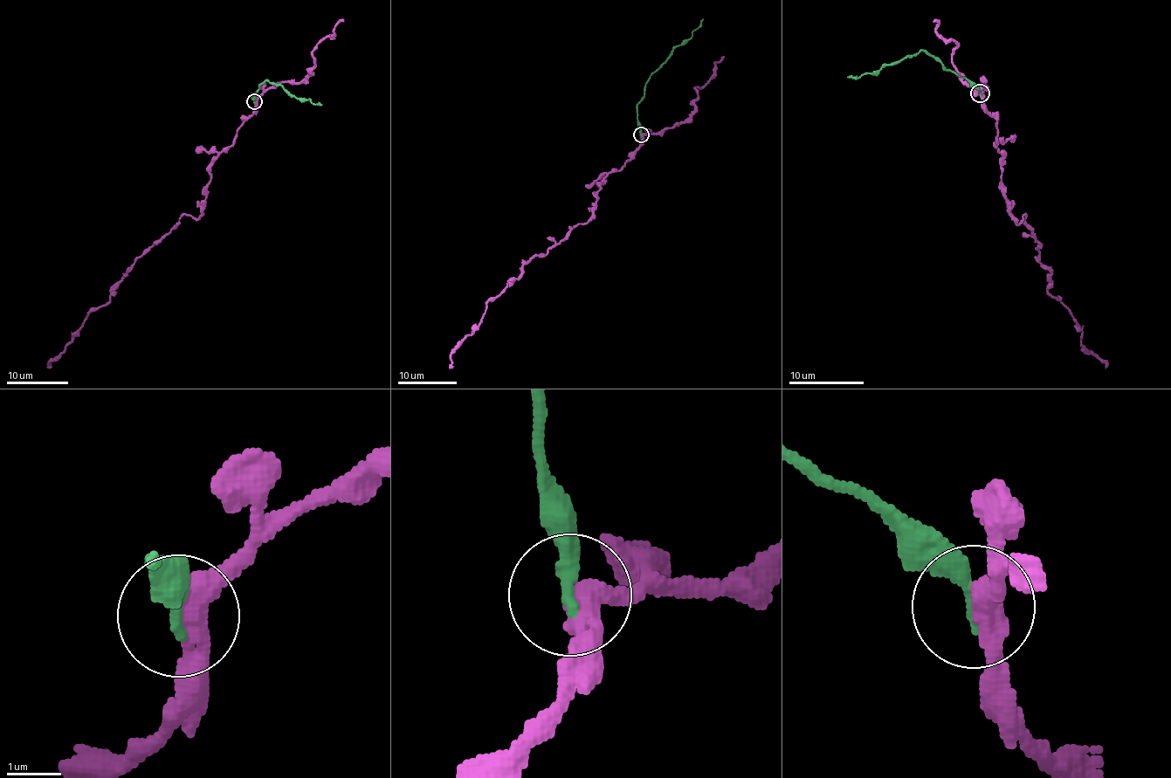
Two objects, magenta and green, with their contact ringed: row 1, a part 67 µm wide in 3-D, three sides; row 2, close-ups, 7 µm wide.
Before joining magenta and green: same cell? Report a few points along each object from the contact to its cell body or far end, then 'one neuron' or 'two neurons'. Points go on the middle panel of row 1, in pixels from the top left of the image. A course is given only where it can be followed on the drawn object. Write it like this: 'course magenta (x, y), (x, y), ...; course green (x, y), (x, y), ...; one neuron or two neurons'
course magenta (641, 134), (625, 166), (602, 182), (590, 216), (492, 298), (449, 368); course green (641, 134), (637, 105), (644, 93), (644, 84), (671, 51), (687, 40), (702, 19); two neurons

